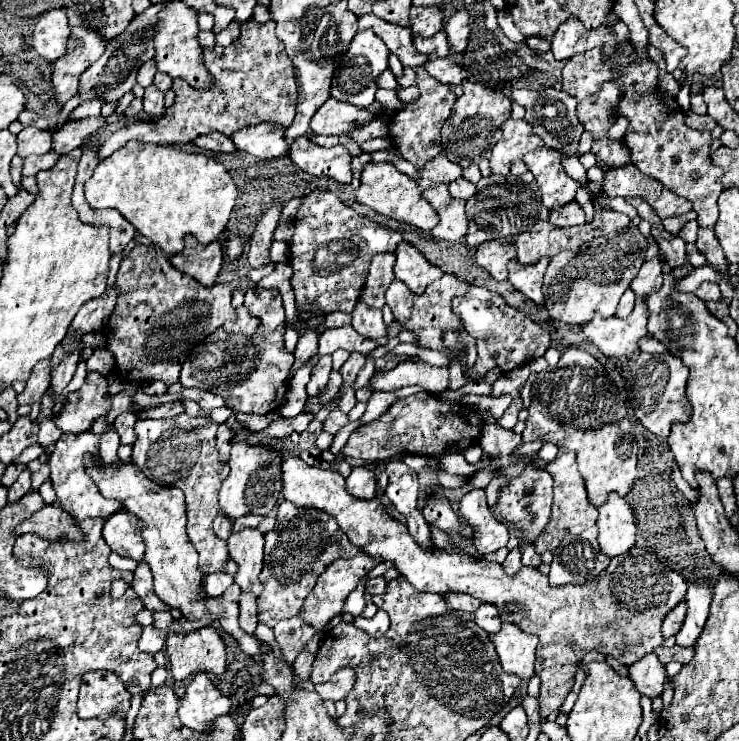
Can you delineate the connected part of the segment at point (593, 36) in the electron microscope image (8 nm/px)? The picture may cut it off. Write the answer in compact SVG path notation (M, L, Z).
M613 11L605 18L604 28L598 27L595 30L587 30L577 20L567 20L565 24L559 26L559 30L555 32L551 40L551 52L555 60L567 60L575 54L583 54L587 50L593 50L595 46L614 40L615 36L611 27L618 21L620 18Z

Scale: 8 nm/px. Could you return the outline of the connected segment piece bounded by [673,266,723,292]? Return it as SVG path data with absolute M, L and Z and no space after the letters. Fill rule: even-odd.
M709 266L697 268L697 270L693 270L689 276L683 276L683 278L673 276L673 280L679 282L679 290L683 290L683 292L689 292L689 288L691 288L691 292L693 292L693 290L695 290L701 282L705 282L705 280L719 282L721 278L723 278L723 276L719 276L717 272L713 272L713 268L709 268Z

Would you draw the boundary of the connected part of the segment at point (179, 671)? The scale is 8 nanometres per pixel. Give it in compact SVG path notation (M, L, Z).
M205 626L195 632L167 636L167 654L175 680L187 680L199 672L225 672L225 644L217 628Z

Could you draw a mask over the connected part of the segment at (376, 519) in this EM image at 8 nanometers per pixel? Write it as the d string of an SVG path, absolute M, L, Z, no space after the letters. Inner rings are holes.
M281 452L281 480L283 480L283 496L287 498L287 500L291 500L293 504L297 504L297 506L309 506L309 508L319 508L319 510L325 510L325 512L329 512L335 520L337 520L337 524L341 526L341 530L347 534L347 538L351 540L351 544L355 544L357 548L361 548L363 552L367 552L369 556L381 556L383 560L387 560L387 562L393 562L395 564L395 568L419 590L419 592L435 592L435 594L447 594L447 592L463 592L463 594L469 594L469 596L475 596L477 600L481 600L481 602L487 602L487 604L495 604L497 606L497 610L499 610L499 616L501 616L501 620L503 622L509 622L509 624L515 624L515 626L519 626L523 632L527 632L527 634L535 634L537 638L539 638L539 646L537 646L537 662L535 662L535 674L541 678L541 696L539 696L539 704L541 704L541 718L547 718L553 710L559 710L559 706L563 704L563 700L565 700L565 696L569 694L569 690L573 688L573 684L575 684L575 672L579 670L579 666L577 664L581 664L583 662L583 656L587 654L587 652L591 652L591 650L597 650L597 652L603 652L605 656L613 656L615 660L619 660L619 664L625 664L625 666L631 666L631 664L635 664L637 660L641 660L643 656L647 656L647 654L651 654L657 646L661 646L663 644L663 634L661 634L661 622L663 622L663 616L667 616L667 612L671 612L671 608L675 608L675 604L679 604L679 602L683 602L683 598L685 598L685 592L687 592L687 588L689 588L689 584L687 584L687 580L679 574L679 572L675 572L675 570L671 570L671 568L667 568L665 564L661 564L661 560L659 558L653 558L653 554L651 554L651 560L647 560L647 554L649 554L649 550L645 550L643 546L637 546L637 548L631 548L627 554L621 554L621 556L615 556L615 558L611 558L611 564L607 566L607 570L603 570L595 580L591 580L591 582L587 582L587 584L583 584L583 586L559 586L559 588L553 588L551 584L549 584L549 580L547 580L547 576L543 576L539 570L535 570L535 568L523 568L517 576L507 576L505 572L503 572L503 568L499 566L499 564L487 564L487 562L477 562L473 556L469 556L469 554L461 554L461 552L453 552L453 554L449 554L449 552L445 552L445 550L423 550L423 548L419 548L417 546L417 542L411 538L411 534L409 534L409 530L407 530L407 526L403 524L403 522L399 522L399 520L395 520L389 512L387 512L387 508L381 504L381 500L379 498L373 498L373 500L359 500L359 498L355 498L355 496L351 496L351 494L347 494L347 490L345 490L345 478L337 472L337 470L321 470L321 468L315 468L315 466L307 466L299 456L295 456L295 454L291 454L291 452Z

